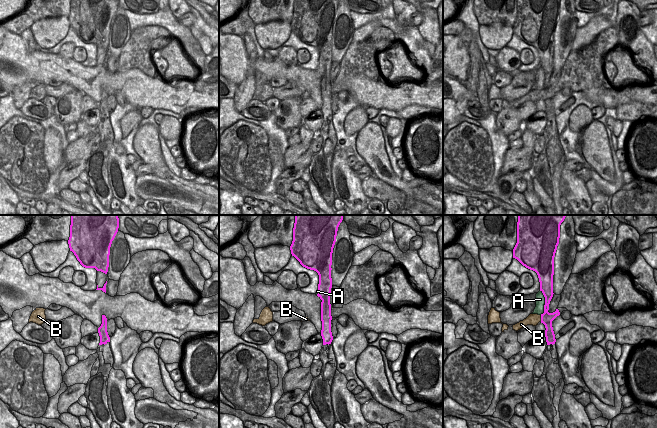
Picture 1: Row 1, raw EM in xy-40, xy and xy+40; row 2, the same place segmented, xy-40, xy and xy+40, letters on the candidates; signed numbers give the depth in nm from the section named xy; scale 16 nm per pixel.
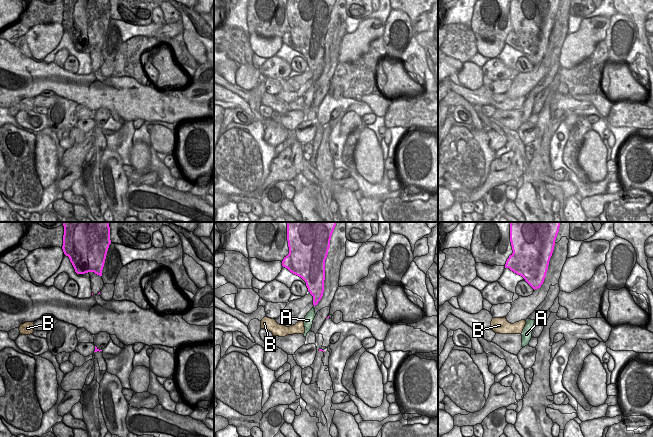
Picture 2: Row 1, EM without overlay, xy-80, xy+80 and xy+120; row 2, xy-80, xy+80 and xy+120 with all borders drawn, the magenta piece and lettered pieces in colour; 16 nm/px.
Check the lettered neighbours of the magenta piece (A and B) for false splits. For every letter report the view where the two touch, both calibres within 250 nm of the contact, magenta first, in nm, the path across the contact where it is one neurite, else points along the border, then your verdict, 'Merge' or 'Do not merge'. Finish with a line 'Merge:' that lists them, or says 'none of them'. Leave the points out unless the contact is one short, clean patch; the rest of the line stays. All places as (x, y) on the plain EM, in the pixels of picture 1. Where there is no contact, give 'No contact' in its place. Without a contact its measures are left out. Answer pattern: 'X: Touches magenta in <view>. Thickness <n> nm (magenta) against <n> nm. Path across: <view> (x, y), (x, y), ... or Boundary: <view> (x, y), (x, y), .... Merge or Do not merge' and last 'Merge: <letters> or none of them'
A: Touches magenta in xy+40. Thickness 220 nm (magenta) against 160 nm. Boundary: xy+40 (540, 66), (545, 79). Do not merge
B: Touches magenta in xy+40. Thickness 190 nm (magenta) against 190 nm. Boundary: xy+40 (540, 91), (541, 97). Do not merge
Merge: none of them.

